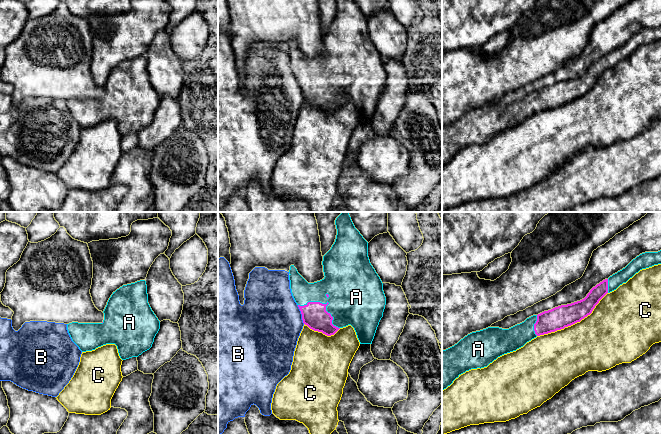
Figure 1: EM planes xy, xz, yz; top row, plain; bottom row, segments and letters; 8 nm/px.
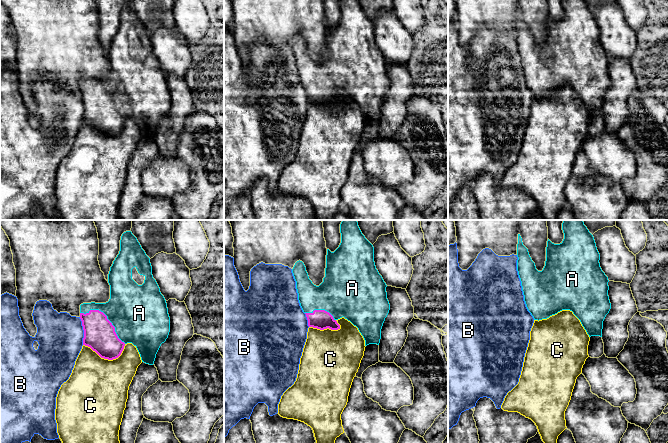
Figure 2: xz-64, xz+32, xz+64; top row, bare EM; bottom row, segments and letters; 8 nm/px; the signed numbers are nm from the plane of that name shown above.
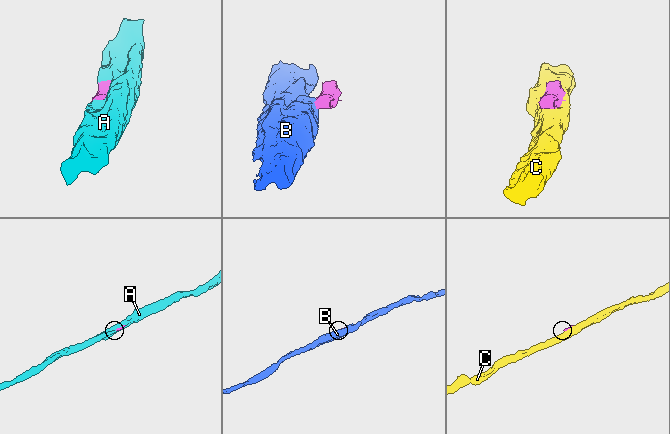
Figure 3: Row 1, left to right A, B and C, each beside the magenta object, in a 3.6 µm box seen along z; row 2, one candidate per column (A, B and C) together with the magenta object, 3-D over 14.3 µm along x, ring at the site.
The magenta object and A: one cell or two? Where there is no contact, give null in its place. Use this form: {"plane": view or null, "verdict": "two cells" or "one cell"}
{"plane": "xz", "verdict": "one cell"}

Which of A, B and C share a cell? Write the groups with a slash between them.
A / B / C

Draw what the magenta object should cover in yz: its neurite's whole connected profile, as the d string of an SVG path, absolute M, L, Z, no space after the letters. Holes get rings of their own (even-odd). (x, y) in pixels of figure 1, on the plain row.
M661 26L658 28L642 29L633 35L625 44L593 63L587 72L580 77L561 81L551 86L544 87L538 91L533 91L527 94L524 98L509 105L488 103L468 110L454 122L442 127L442 166L450 162L456 154L466 147L487 143L498 133L516 127L537 112L555 108L580 98L592 89L595 82L607 69L616 66L620 61L626 59L640 46L658 40L661 40Z

